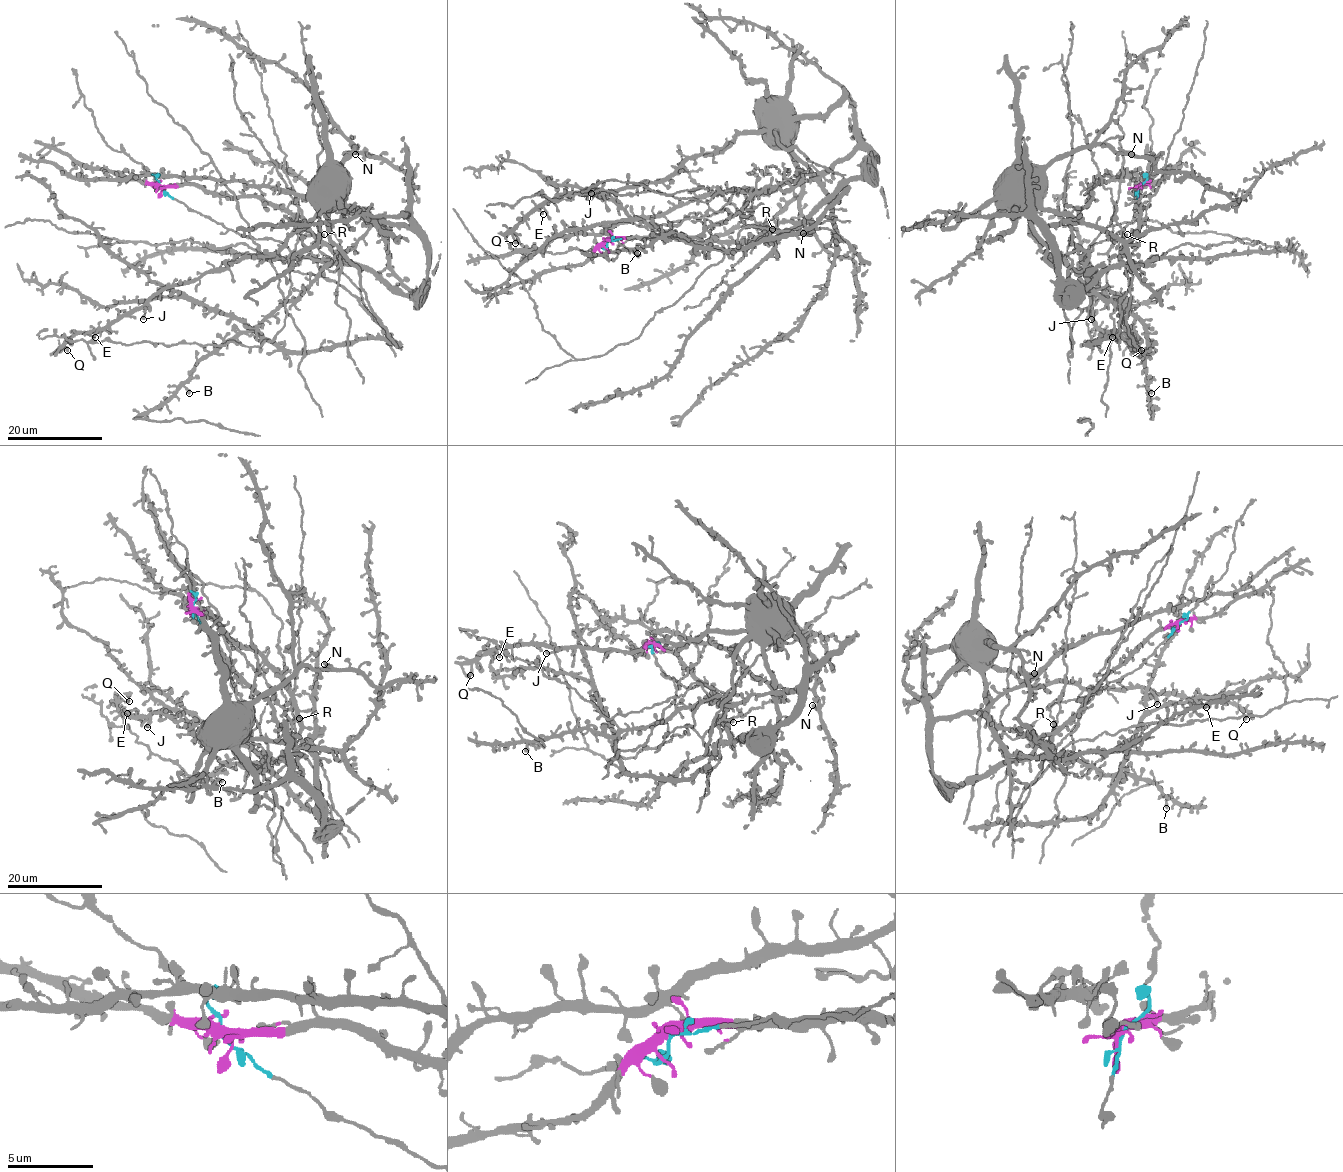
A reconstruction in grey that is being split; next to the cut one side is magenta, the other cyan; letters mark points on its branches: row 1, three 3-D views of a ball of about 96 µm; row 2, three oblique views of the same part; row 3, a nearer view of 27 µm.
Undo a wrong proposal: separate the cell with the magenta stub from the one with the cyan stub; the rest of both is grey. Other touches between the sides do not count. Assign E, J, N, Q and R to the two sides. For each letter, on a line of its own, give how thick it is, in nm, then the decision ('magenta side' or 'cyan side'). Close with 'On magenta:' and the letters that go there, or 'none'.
E: 260 nm thick; cyan side
J: 320 nm thick; cyan side
N: 400 nm thick; cyan side
Q: 440 nm thick; cyan side
R: 420 nm thick; cyan side
On magenta: none

